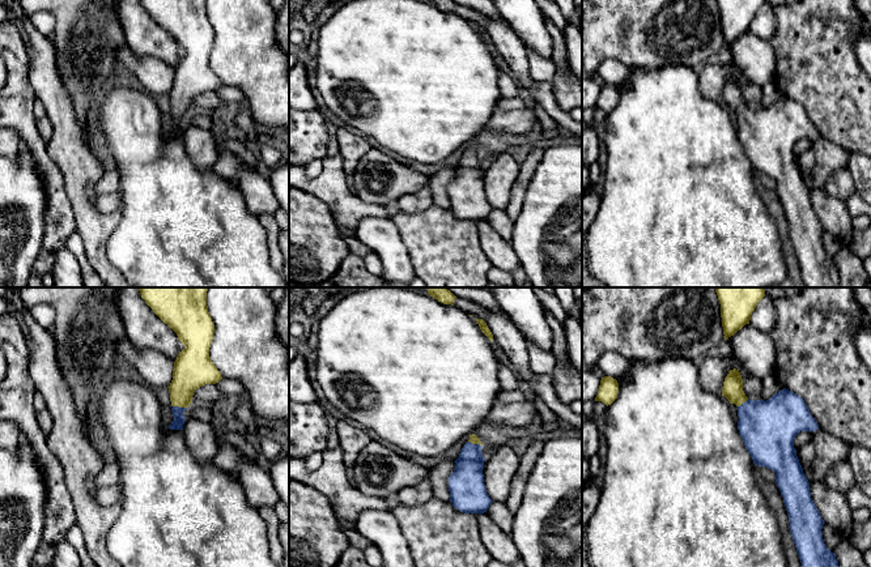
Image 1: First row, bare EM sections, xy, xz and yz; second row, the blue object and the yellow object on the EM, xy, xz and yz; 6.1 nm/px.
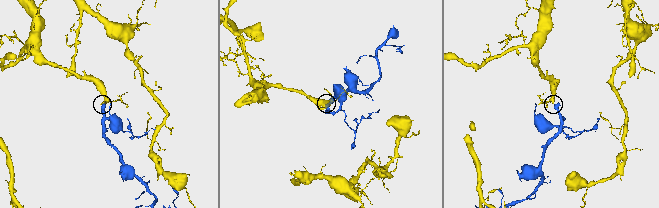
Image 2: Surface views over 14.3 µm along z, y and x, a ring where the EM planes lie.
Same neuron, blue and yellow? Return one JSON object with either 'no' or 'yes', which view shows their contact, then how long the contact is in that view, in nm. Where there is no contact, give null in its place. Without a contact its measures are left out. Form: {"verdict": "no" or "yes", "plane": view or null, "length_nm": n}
{"verdict": "yes", "plane": "xy", "length_nm": 100}

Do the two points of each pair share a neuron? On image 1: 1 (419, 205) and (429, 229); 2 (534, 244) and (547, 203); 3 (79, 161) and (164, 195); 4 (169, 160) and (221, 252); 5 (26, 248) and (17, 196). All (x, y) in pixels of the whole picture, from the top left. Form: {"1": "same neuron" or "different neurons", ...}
{"1": "different neurons", "2": "same neuron", "3": "different neurons", "4": "same neuron", "5": "same neuron"}

